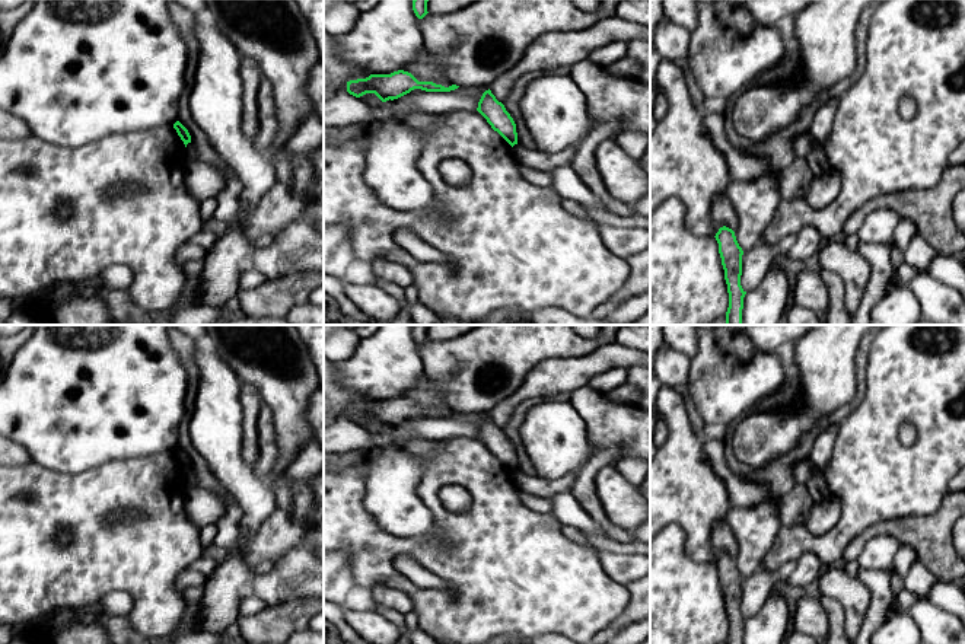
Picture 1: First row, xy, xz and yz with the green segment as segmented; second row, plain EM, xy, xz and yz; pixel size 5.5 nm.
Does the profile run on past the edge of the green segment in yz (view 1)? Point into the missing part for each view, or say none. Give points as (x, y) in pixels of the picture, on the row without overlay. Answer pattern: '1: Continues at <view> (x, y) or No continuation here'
1: No continuation here

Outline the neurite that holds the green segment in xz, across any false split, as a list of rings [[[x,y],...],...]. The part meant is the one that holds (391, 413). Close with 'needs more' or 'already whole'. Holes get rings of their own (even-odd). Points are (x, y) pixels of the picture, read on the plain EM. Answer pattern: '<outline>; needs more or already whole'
[[[398,396],[391,401],[370,401],[366,405],[347,408],[347,418],[356,424],[375,420],[382,428],[398,425],[414,415],[426,418],[450,418],[459,412],[445,414],[433,408],[418,408],[411,399]]]; already whole

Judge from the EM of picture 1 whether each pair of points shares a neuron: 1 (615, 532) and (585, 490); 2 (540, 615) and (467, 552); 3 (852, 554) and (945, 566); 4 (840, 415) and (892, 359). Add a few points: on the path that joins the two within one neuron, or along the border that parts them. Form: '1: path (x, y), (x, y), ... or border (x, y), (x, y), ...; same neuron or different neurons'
1: path (605, 522), (589, 500); same neuron
2: path (522, 598), (484, 560); same neuron
3: path (872, 532), (904, 529), (921, 542); same neuron
4: border (869, 354), (865, 398), (846, 417); different neurons

